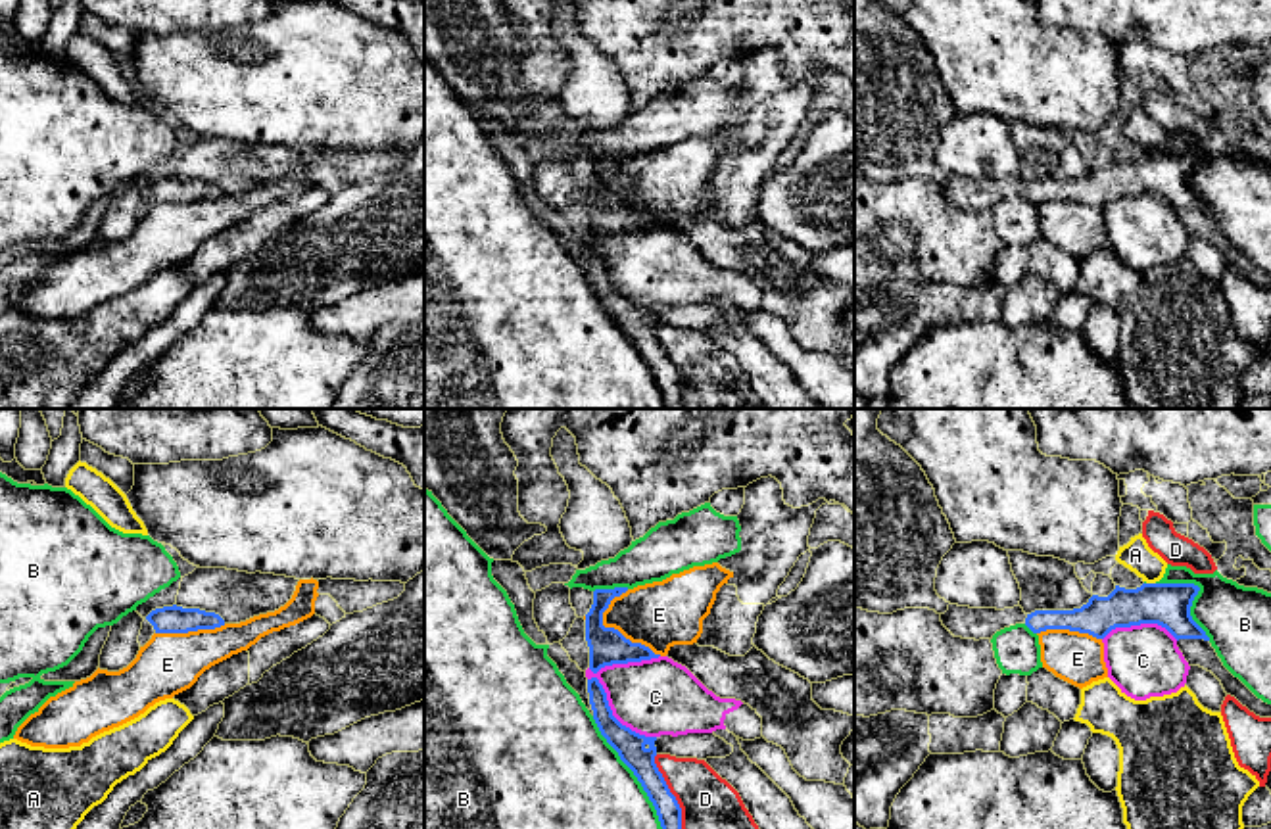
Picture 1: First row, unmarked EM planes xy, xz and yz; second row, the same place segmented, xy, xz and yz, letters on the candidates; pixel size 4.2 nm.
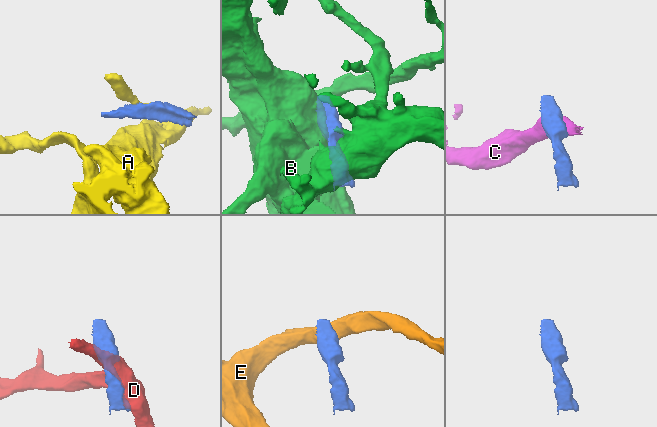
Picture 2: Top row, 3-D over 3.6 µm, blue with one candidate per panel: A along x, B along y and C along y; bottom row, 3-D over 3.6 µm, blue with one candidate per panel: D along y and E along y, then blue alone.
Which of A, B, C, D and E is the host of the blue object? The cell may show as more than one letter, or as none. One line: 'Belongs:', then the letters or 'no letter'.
Belongs: no letter

